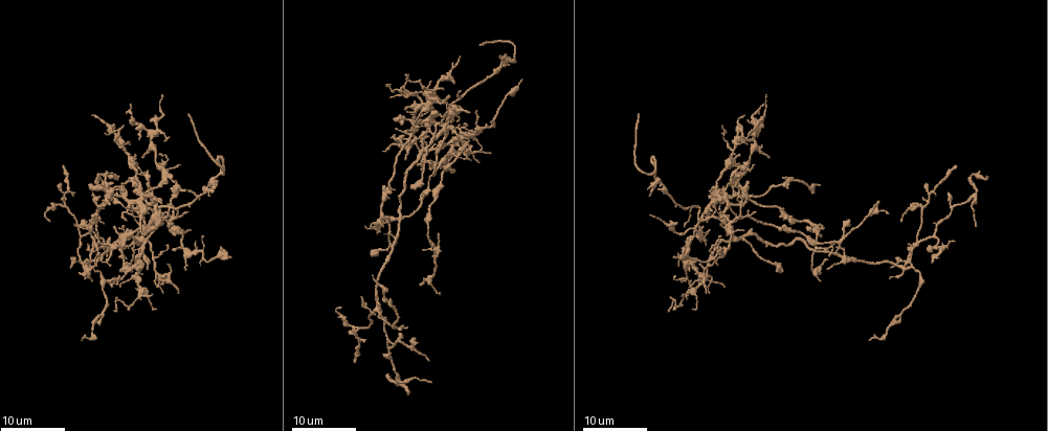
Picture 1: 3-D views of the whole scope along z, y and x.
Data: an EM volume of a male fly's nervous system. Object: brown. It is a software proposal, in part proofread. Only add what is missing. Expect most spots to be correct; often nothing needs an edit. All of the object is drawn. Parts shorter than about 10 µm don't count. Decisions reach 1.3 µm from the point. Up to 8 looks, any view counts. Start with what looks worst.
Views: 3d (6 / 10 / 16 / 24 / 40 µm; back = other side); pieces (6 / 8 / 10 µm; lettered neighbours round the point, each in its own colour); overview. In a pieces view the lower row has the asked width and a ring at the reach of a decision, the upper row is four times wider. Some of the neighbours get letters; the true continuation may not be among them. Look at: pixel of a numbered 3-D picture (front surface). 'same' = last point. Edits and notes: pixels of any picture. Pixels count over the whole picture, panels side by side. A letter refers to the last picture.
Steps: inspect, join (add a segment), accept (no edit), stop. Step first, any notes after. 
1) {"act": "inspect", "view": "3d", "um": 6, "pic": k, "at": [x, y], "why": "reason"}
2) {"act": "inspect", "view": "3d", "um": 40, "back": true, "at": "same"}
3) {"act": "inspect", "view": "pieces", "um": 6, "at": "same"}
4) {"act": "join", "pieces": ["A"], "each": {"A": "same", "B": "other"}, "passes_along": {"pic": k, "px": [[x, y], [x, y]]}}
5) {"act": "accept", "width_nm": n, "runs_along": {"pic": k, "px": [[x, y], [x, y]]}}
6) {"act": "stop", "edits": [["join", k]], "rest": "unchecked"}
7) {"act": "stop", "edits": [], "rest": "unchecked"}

{"act": "inspect", "view": "3d", "um": 16, "pic": 1, "at": [989, 177], "why": "free end"}

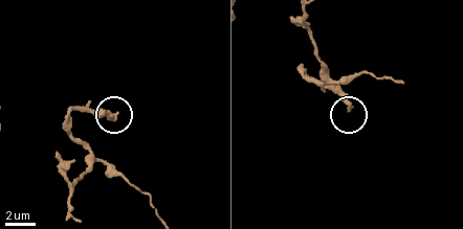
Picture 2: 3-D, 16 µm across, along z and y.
{"act": "inspect", "view": "pieces", "um": 6, "pic": 2, "at": [349, 108], "why": "what lies round it"}

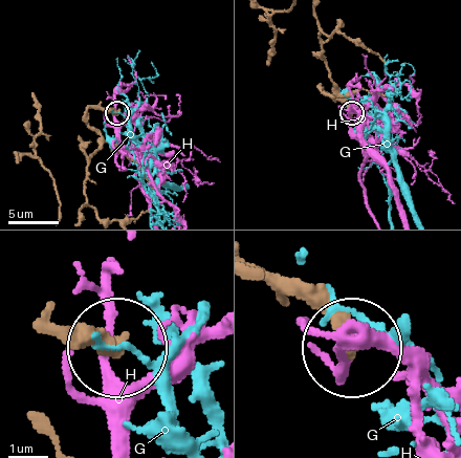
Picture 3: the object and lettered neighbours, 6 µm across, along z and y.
{"act": "accept", "width_nm": 240, "each": {"G": "other", "H": "other"}, "found": "none of them fits"}

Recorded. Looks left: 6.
{"act": "inspect", "view": "3d", "um": 16, "pic": 1, "at": [639, 114], "why": "end of a long branch"}

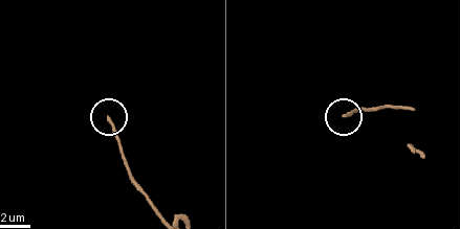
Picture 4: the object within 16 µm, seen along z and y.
{"act": "inspect", "view": "pieces", "um": 8, "pic": 4, "at": [108, 118], "why": "see the neighbours"}

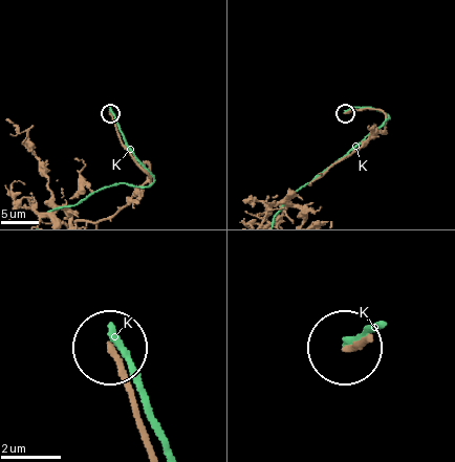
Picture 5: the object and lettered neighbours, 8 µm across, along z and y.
{"act": "accept", "each": {"K": "other"}, "runs_along": {"pic": 5, "px": [[150, 444], [115, 349]]}, "found": "none of them fits"}

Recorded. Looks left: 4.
{"act": "inspect", "view": "3d", "um": 24, "pic": 1, "at": [954, 168], "why": "long arm stops here"}

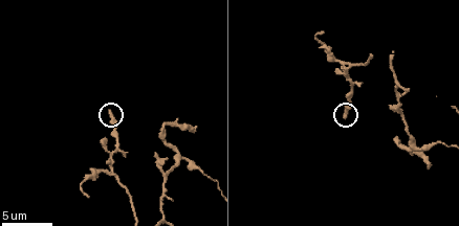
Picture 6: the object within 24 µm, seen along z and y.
{"act": "inspect", "view": "pieces", "um": 10, "pic": 6, "at": [344, 115], "why": "what lies round it"}

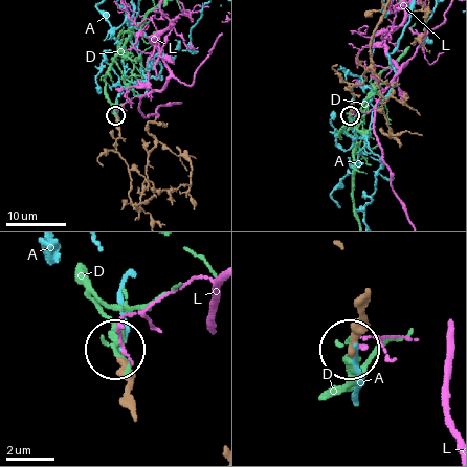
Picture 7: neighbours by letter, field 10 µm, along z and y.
{"act": "accept", "each": {"A": "other", "D": "other", "L": "other"}, "runs_along": {"pic": 7, "px": [[368, 293], [362, 329], [352, 345]]}, "found": "no lettered segment goes on from it"}

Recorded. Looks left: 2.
{"act": "inspect", "view": "3d", "um": 16, "pic": 1, "at": [379, 230], "why": "thin end"}

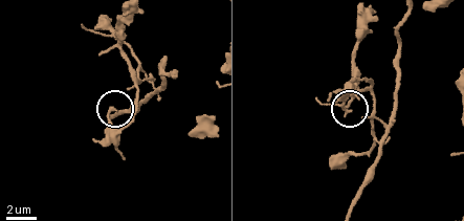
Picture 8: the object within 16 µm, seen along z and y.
{"act": "inspect", "view": "pieces", "um": 8, "pic": 8, "at": [113, 107]}

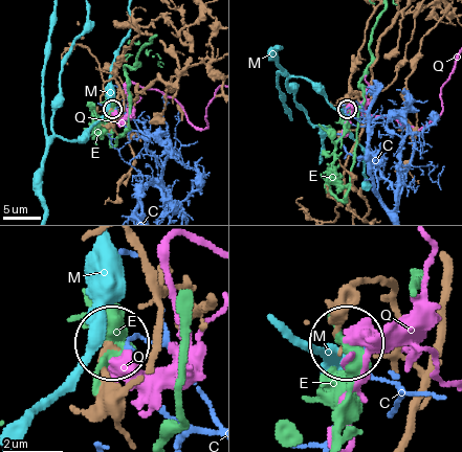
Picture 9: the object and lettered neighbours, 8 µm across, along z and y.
{"act": "accept", "width_nm": 190, "each": {"C": "other", "E": "other", "M": "other", "Q": "other"}, "runs_along": {"pic": 9, "px": [[125, 383], [115, 383], [108, 370], [110, 343]]}, "found": "none of them fits"}

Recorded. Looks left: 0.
{"act": "stop", "edits": [], "rest": "unchecked"}

